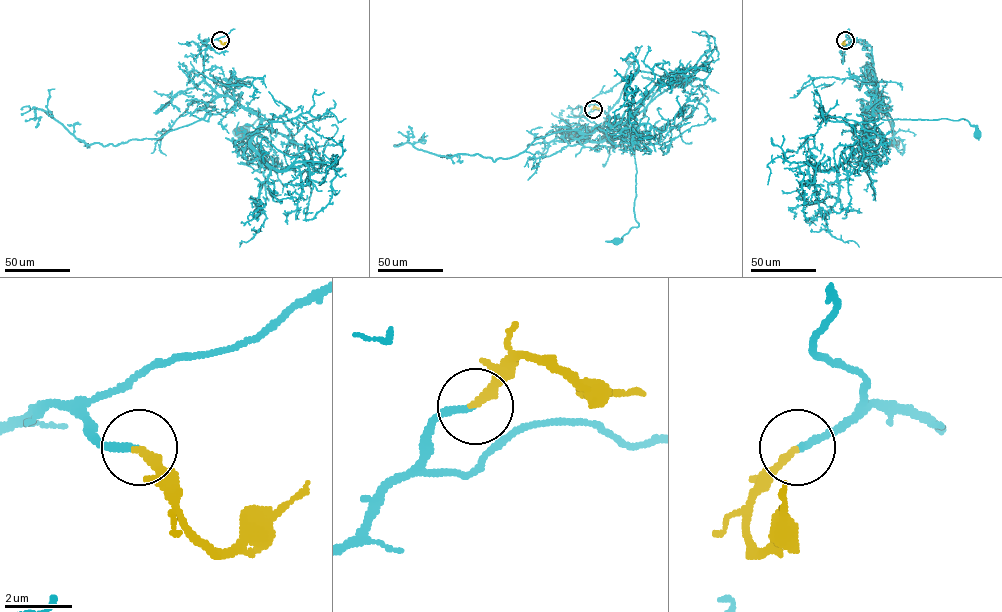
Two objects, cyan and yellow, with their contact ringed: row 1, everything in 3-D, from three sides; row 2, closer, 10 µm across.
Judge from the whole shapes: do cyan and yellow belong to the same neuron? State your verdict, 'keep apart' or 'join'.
join

